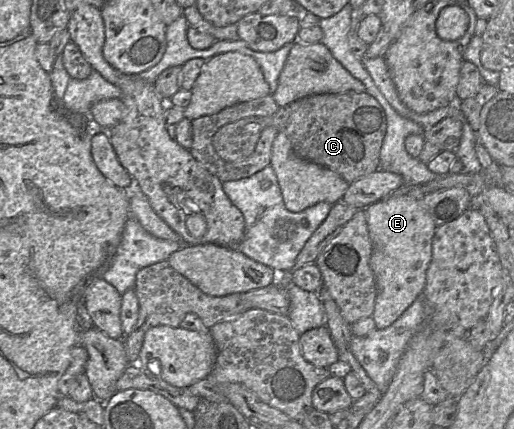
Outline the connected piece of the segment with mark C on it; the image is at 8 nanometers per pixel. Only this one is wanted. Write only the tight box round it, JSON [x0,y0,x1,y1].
[189,92,386,184]

